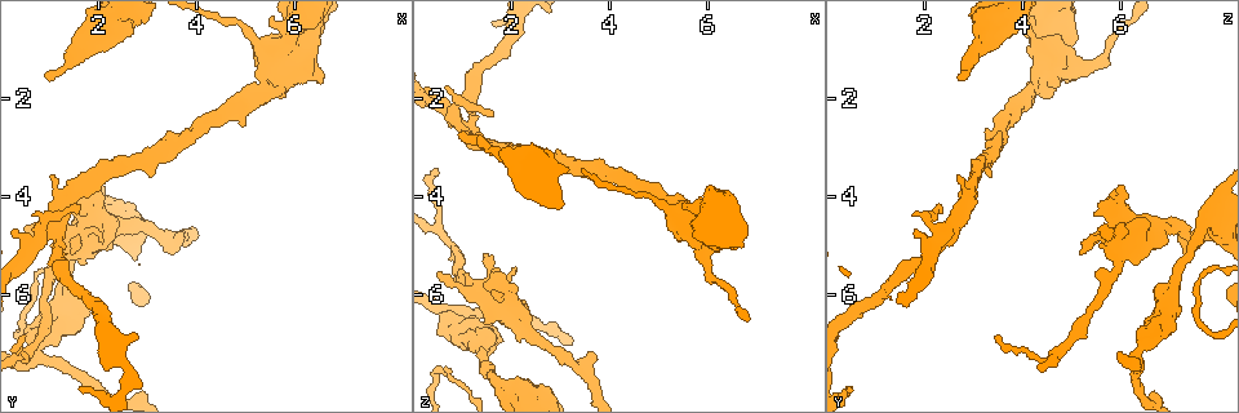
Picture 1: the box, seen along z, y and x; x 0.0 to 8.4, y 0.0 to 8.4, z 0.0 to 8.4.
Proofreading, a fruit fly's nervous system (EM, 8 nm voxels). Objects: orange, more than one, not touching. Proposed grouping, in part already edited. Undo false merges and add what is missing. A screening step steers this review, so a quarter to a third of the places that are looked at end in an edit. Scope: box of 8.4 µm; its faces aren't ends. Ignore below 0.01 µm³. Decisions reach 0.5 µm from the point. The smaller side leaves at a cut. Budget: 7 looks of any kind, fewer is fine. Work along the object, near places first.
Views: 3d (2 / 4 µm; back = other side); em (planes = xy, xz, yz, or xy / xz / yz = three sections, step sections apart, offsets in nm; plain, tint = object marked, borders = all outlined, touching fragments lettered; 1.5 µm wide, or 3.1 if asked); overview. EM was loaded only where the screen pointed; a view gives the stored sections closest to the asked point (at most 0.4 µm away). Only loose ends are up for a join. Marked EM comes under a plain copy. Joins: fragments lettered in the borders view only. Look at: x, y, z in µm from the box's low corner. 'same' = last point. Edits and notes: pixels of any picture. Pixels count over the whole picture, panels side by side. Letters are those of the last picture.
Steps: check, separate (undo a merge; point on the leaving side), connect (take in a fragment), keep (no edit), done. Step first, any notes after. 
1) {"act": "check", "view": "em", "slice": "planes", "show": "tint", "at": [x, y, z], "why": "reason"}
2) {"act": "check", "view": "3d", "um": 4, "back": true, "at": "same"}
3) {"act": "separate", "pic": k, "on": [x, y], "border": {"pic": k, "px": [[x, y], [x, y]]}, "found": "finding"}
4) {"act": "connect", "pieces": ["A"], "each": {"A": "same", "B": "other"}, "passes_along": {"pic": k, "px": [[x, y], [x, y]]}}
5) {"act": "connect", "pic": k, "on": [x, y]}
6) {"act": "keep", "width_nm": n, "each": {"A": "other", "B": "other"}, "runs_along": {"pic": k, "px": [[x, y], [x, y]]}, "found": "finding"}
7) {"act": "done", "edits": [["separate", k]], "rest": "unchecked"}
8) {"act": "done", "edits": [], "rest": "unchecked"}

{"act": "check", "view": "3d", "um": 2, "back": true, "at": [3.75, 4.70, 7.35], "why": "branch stops here"}

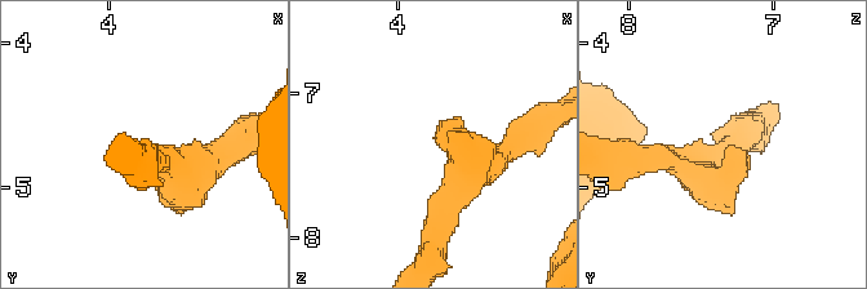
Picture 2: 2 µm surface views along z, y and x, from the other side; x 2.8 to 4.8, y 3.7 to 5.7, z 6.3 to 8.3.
{"act": "check", "view": "em", "slice": "planes", "show": "borders", "at": [3.74, 4.74, 7.32], "arm_widths_nm": [200, 240], "why": "now the EM"}

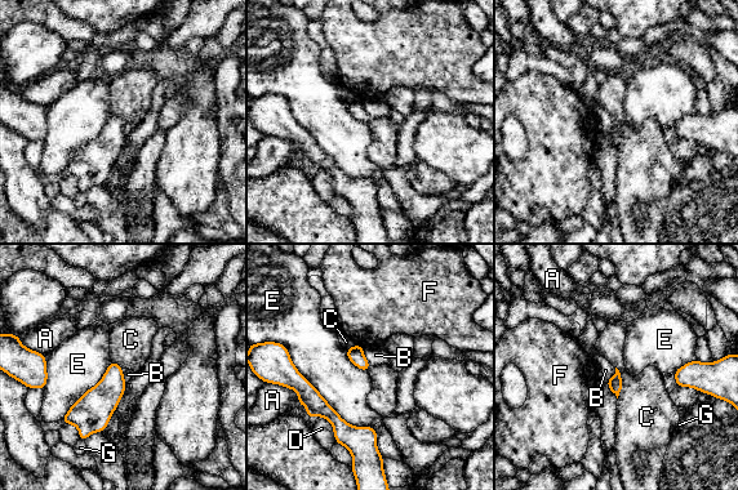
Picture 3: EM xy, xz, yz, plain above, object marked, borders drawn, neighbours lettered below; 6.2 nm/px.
{"act": "keep", "each": {"A": "other", "B": "other", "C": "other", "D": "other", "E": "other", "F": "other", "G": "other"}, "border": {"pic": 3, "px": [[616, 366], [621, 377], [618, 397]]}, "found": "no lettered fragment goes on from it"}

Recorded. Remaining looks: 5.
{"act": "check", "view": "em", "slice": "xz", "step": 8, "show": "tint", "at": [0.75, 7.25, 6.35], "why": "three arms meet"}

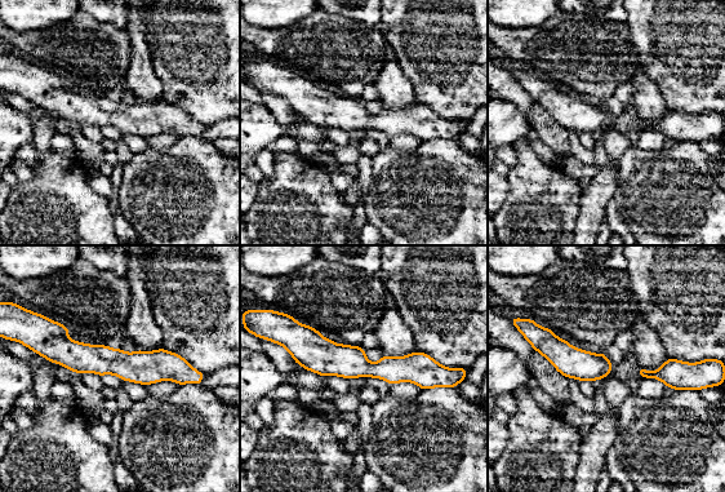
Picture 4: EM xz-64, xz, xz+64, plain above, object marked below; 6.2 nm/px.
{"act": "check", "view": "em", "slice": "planes", "show": "borders", "at": "same", "why": "another direction"}

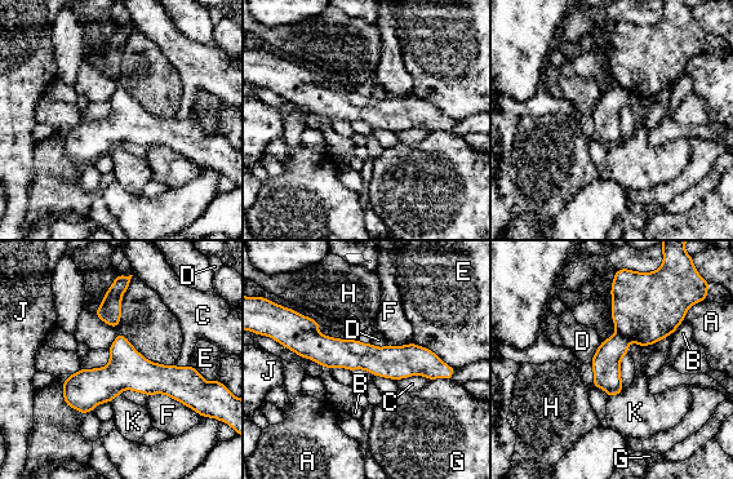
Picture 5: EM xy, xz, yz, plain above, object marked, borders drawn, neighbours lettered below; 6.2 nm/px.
{"act": "separate", "pic": 5, "on": [605, 363], "width_nm": 180, "each": {"A": "other", "B": "other", "C": "other", "D": "other", "E": "other", "F": "other", "G": "other", "H": "other", "J": "other", "K": "other"}, "part_leaving": {"pic": 5, "px": [[293, 342], [443, 375]]}, "found": "two neurons meet here"}

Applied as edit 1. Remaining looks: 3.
{"act": "check", "view": "overview"}

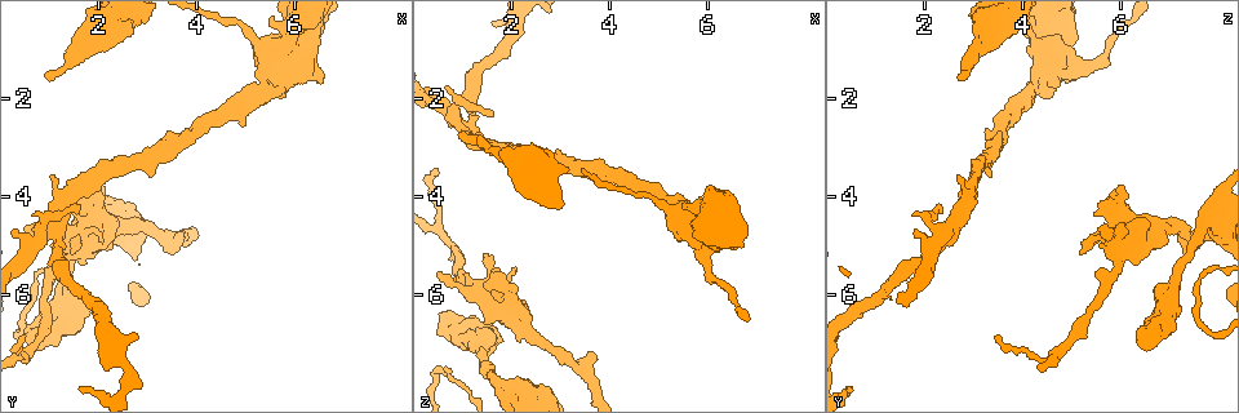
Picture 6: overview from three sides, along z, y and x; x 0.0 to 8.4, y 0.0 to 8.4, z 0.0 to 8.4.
{"act": "check", "view": "em", "slice": "planes", "show": "borders", "at": [1.00, 1.65, 2.75], "why": "an open end"}

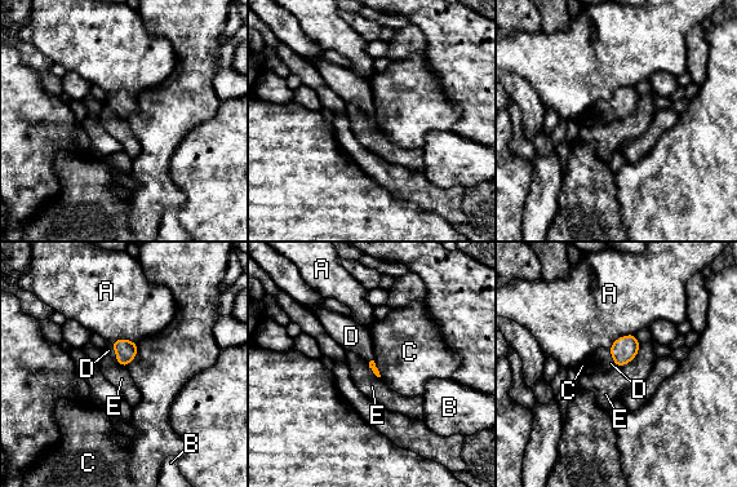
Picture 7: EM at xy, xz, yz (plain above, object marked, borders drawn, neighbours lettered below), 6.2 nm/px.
{"act": "connect", "pieces": ["D"], "each": {"A": "other", "B": "other", "C": "other", "D": "same", "E": "other"}, "passes_along": {"pic": 7, "px": [[624, 350], [612, 355], [602, 361]]}, "found": "it goes on there"}

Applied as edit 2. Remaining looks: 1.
{"act": "done", "edits": [["separate", 5], ["connect", 7]], "rest": "unchecked"}

